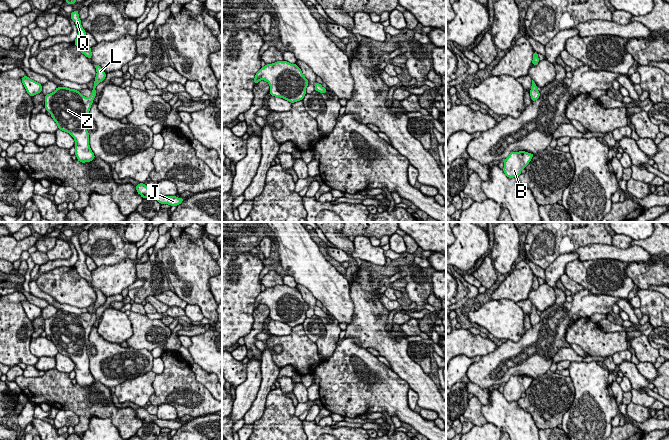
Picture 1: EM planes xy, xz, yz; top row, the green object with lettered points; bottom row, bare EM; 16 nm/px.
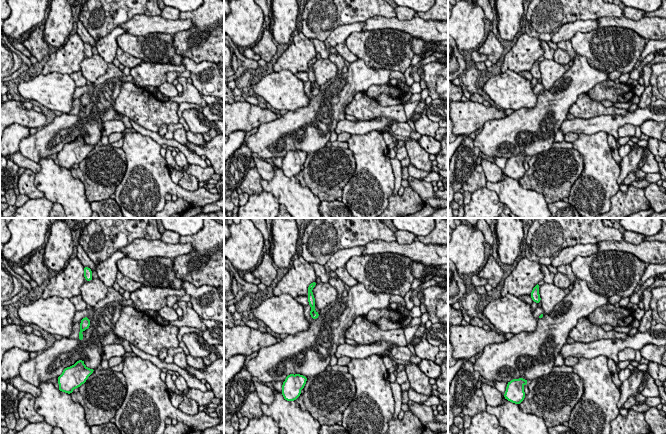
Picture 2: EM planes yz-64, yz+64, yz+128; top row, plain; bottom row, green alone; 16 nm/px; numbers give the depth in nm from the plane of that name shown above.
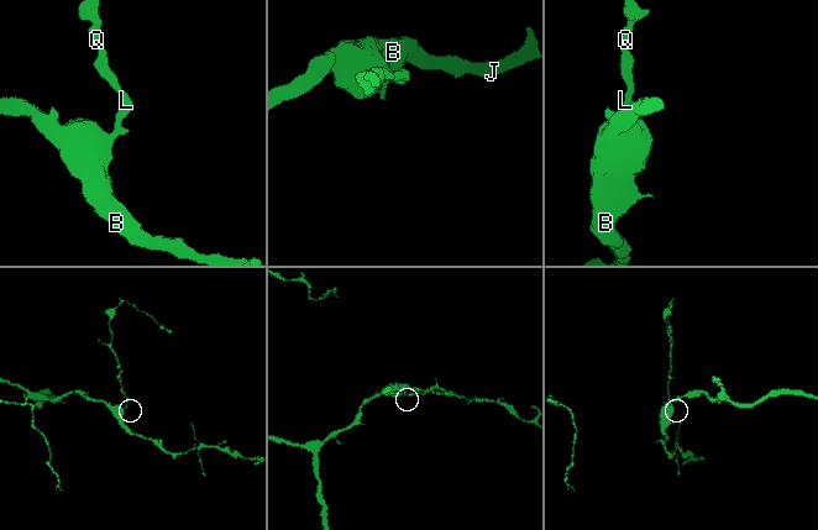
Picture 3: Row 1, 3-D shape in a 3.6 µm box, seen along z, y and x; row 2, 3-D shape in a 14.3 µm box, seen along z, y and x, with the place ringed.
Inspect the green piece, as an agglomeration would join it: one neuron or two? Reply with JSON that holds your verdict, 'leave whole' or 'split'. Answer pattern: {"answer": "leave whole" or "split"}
{"answer": "leave whole"}

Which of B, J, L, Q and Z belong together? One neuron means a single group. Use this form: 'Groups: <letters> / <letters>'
Groups: B J L Q Z

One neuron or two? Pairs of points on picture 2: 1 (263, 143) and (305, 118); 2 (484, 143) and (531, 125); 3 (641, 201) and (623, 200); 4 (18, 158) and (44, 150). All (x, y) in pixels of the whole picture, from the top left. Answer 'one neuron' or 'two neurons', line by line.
1: one neuron
2: one neuron
3: one neuron
4: two neurons

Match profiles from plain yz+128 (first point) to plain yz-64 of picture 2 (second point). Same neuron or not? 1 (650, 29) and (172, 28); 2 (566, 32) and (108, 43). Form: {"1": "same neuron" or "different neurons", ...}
{"1": "same neuron", "2": "same neuron"}

